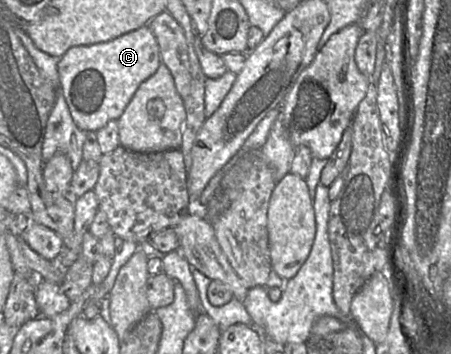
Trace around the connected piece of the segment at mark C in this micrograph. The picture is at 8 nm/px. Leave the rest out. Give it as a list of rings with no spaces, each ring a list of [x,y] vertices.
[[[148,24],[107,42],[68,49],[59,58],[58,72],[61,90],[75,124],[85,132],[97,132],[109,121],[117,120],[140,84],[157,71],[160,63],[159,46]]]

